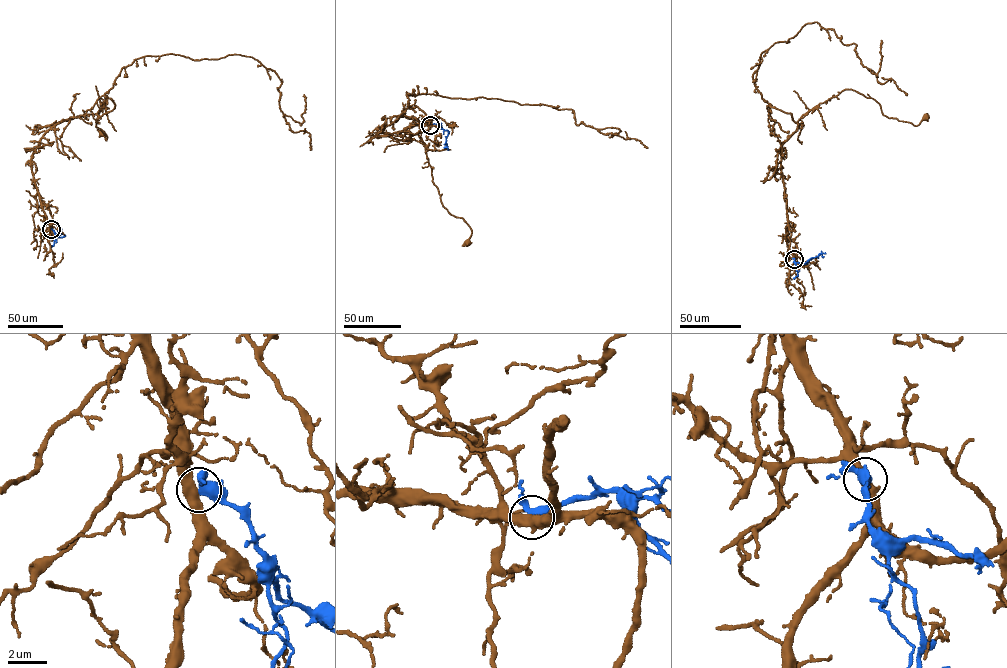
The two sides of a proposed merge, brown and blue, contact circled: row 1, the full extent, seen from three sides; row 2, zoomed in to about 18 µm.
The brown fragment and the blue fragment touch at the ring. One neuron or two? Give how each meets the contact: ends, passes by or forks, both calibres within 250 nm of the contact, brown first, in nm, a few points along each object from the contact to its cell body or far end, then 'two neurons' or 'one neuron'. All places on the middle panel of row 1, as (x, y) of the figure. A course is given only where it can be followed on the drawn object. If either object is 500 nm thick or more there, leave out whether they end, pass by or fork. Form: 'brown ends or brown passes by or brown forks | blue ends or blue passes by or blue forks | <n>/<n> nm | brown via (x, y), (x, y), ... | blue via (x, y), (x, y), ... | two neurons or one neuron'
500/420 nm | brown via (430, 125), (376, 134), (403, 140), (418, 134), (442, 206), (472, 230), (468, 243) | blue via (430, 125), (435, 124), (447, 130), (444, 147) | two neurons

